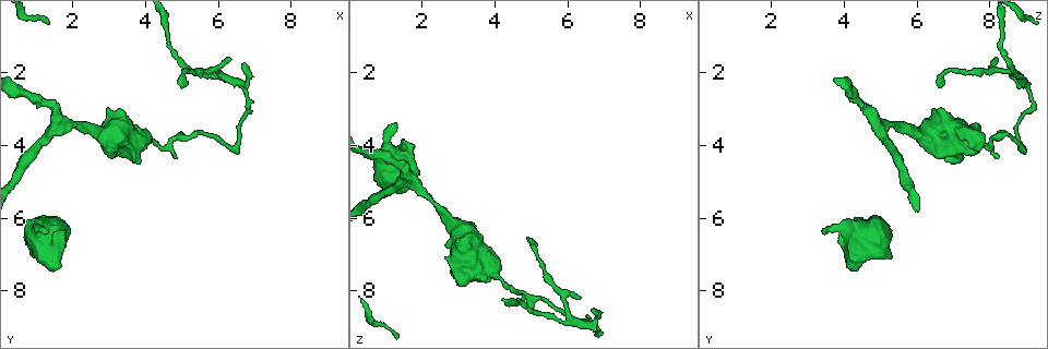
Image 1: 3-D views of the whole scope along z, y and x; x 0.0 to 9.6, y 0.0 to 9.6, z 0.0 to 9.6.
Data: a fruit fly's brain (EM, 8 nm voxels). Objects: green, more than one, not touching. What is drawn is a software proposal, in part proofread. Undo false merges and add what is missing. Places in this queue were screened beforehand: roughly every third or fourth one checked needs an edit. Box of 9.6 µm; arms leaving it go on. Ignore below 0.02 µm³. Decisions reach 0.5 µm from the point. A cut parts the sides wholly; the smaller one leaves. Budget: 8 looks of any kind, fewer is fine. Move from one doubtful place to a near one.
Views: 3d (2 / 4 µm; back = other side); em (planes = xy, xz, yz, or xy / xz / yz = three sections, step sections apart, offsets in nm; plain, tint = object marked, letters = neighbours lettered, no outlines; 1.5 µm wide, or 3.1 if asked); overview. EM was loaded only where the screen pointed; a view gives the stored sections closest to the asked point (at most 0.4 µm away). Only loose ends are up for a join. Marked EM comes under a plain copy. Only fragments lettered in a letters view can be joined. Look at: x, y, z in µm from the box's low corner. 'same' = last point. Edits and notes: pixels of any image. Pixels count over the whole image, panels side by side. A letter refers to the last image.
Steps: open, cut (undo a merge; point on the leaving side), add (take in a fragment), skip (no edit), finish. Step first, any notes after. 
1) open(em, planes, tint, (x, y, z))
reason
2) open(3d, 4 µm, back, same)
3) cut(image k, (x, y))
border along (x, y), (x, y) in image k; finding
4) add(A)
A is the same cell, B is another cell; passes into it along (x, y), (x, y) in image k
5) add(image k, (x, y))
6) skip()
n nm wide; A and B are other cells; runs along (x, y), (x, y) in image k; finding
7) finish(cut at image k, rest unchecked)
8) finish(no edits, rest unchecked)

open(em, xy, step 4, tint, (3.80, 3.90, 7.35))
calibre changes

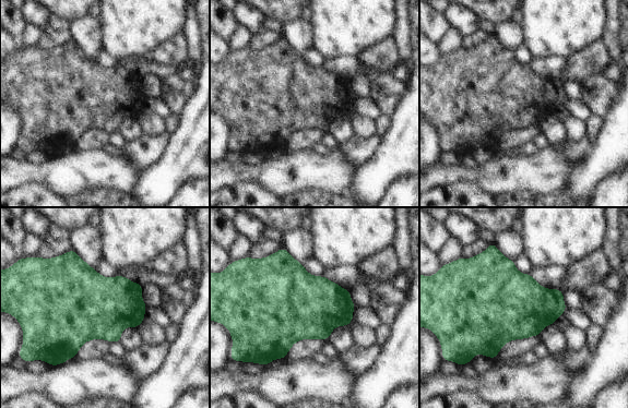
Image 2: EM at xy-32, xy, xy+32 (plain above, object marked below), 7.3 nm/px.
open(em, planes, letters, same)
cut it another way

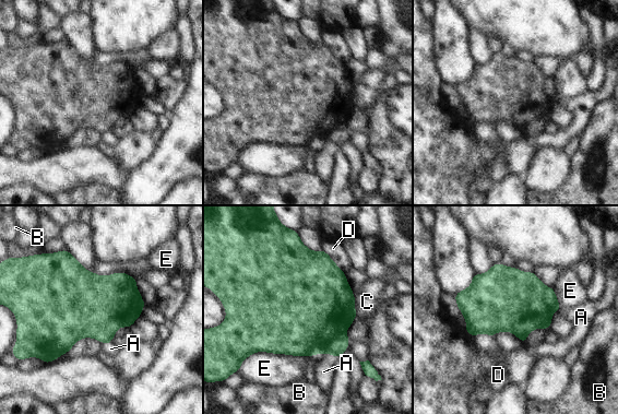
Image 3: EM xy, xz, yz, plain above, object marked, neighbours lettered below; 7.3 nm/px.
cut(image 3, (339, 344))
A, B, C, D and E are other cells; border along (345, 332), (335, 335), (320, 352) in image 3; two neurons meet here

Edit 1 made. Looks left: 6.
open(overview)
see it whole again

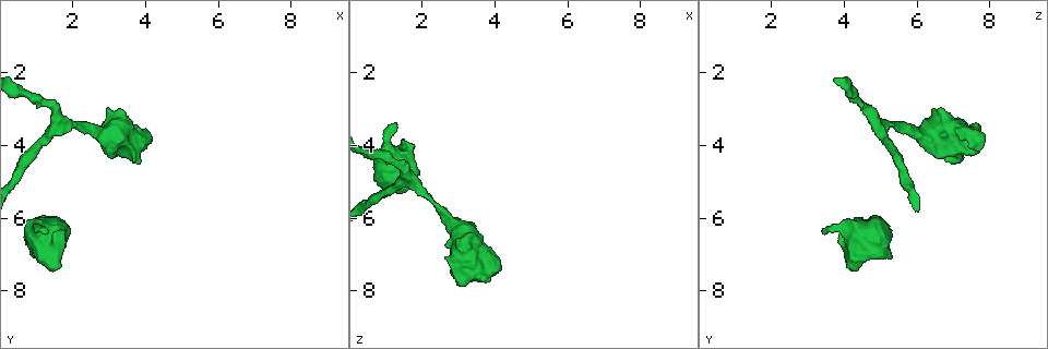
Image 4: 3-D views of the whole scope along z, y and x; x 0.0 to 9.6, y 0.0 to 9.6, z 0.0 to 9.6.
open(3d, 2 µm, (1.65, 7.35, 4.20))
stops while still wide

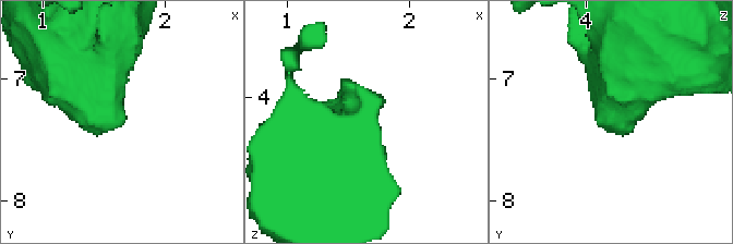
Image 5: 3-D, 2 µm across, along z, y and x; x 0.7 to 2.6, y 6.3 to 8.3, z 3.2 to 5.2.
open(em, xy, step 4, letters, (1.70, 7.32, 4.22))

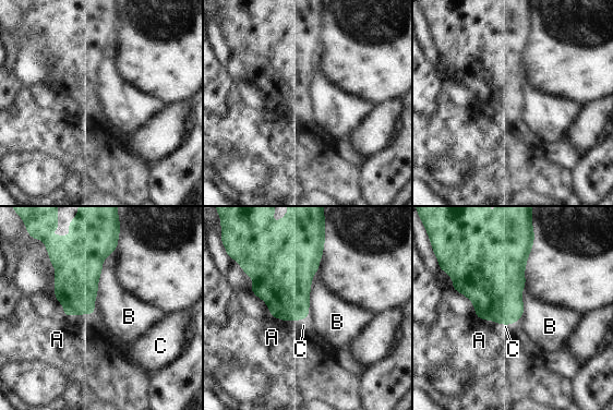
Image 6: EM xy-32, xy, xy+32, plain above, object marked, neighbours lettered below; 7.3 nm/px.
open(em, planes, letters, same)
another direction

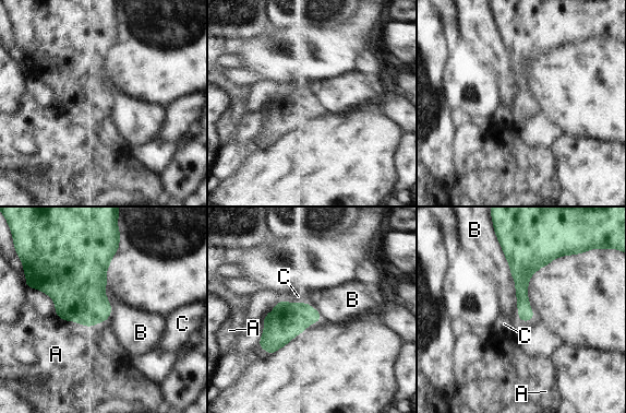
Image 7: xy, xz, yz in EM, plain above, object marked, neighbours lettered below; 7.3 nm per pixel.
skip()
A, B and C are other cells; border along (498, 244), (525, 321) in image 7; no lettered fragment goes on from it

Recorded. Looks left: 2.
finish(cut at image 3, rest unchecked)

